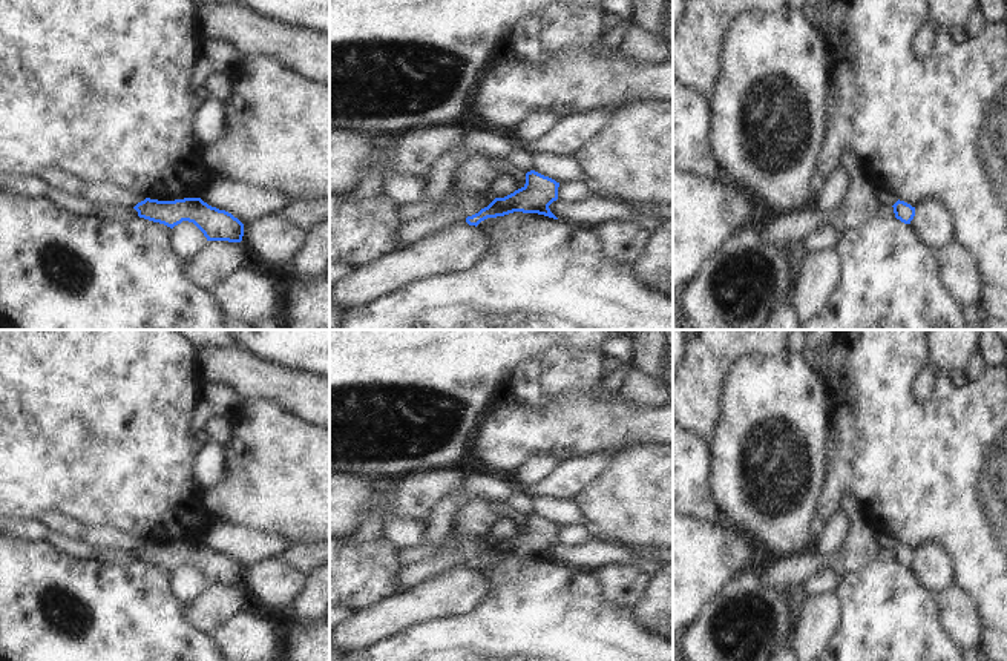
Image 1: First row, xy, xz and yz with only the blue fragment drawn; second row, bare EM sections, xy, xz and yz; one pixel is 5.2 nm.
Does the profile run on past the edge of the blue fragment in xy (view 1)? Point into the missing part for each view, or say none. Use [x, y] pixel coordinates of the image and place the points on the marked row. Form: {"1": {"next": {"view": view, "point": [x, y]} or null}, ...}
{"1": {"next": null}}

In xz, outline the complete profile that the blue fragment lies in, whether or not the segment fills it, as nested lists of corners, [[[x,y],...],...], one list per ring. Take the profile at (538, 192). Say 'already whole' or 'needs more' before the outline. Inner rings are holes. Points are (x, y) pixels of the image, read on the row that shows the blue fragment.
already whole; [[[535,170],[526,173],[526,184],[504,198],[495,198],[478,213],[467,216],[469,225],[478,225],[487,218],[504,216],[513,212],[538,213],[558,219],[549,206],[558,199],[559,183]]]

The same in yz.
already whole; [[[900,199],[892,207],[897,219],[904,224],[910,224],[915,216],[915,207]]]

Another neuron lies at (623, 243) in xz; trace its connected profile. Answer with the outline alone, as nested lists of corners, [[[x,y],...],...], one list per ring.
[[[610,219],[593,227],[605,256],[618,264],[631,265],[644,250],[650,233],[638,224]]]

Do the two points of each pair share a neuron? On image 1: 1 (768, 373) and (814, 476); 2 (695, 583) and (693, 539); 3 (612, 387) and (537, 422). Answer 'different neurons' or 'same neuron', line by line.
1: same neuron
2: same neuron
3: different neurons

